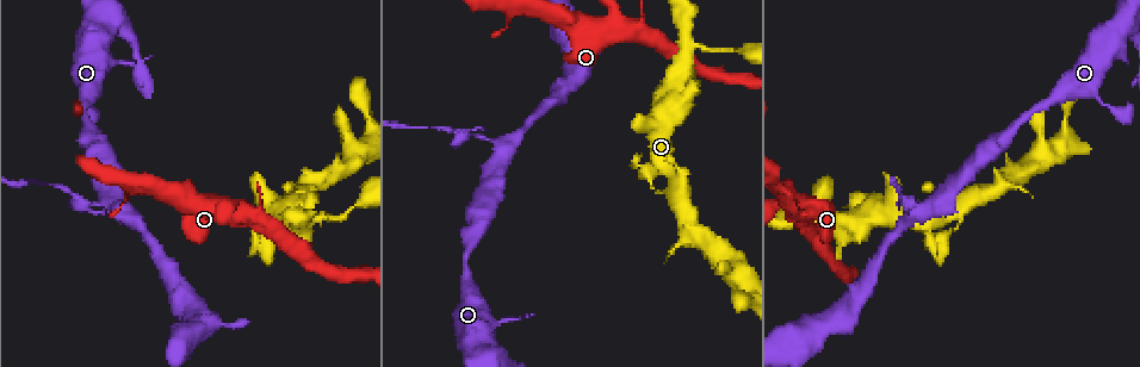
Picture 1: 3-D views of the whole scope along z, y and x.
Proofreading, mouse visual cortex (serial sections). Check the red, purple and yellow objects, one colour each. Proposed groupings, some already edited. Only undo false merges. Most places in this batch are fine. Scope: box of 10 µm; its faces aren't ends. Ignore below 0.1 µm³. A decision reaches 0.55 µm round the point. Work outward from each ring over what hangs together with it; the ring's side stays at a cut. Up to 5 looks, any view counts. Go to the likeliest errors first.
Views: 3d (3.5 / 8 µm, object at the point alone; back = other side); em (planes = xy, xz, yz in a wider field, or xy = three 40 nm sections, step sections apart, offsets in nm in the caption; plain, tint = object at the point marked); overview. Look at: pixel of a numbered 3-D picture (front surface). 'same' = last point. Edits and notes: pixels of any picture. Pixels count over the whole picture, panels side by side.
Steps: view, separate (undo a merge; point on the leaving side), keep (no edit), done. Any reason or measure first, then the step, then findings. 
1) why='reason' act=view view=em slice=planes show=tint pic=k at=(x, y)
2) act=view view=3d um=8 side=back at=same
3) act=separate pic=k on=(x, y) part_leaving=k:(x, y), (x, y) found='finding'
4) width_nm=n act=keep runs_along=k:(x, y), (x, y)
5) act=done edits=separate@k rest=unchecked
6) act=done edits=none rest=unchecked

why='thin neck' act=view view=em slice=planes show=tint pic=1 at=(474, 133)

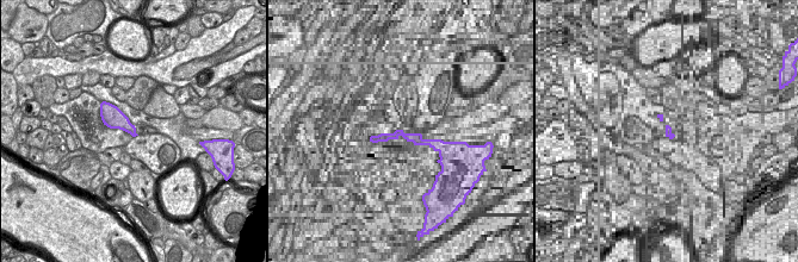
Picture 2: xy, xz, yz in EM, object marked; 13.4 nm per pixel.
act=view view=3d um=3.5 at=same

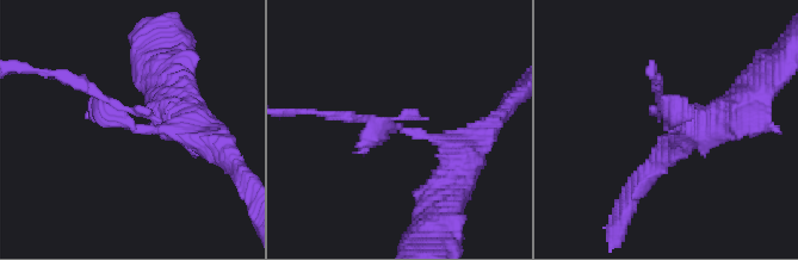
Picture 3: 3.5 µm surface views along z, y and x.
act=keep runs_along=3:(458, 168), (435, 137), (336, 116) found='one cell here'

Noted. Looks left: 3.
why='thin arm on a thick one' act=view view=3d um=3.5 pic=1 at=(636, 30)

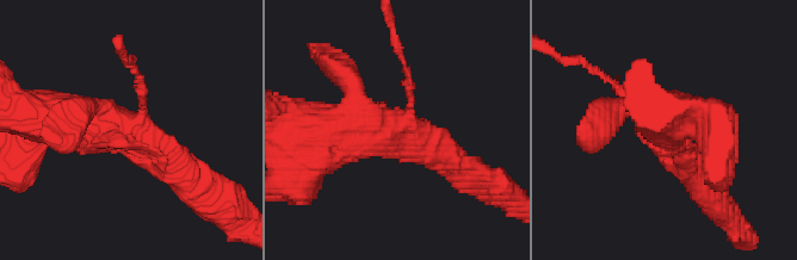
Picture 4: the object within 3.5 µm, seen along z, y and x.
arms=3 arm_widths_nm=100,400,600 why='need the tissue' act=view view=em slice=planes show=tint pic=4 at=(132, 134)

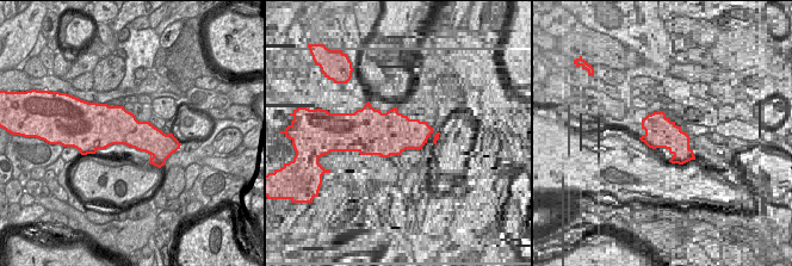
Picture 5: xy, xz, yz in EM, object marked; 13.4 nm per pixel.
act=view view=em slice=xy step=1 show=tint at=same

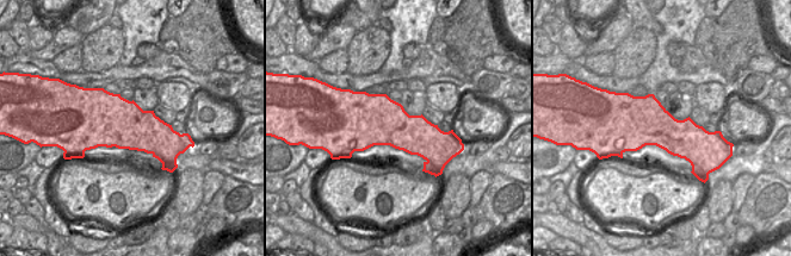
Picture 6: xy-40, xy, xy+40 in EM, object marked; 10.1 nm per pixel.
act=keep runs_along=4:(55, 118), (146, 136), (186, 180) found='one cell here'

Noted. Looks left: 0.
act=done edits=none rest=unchecked

